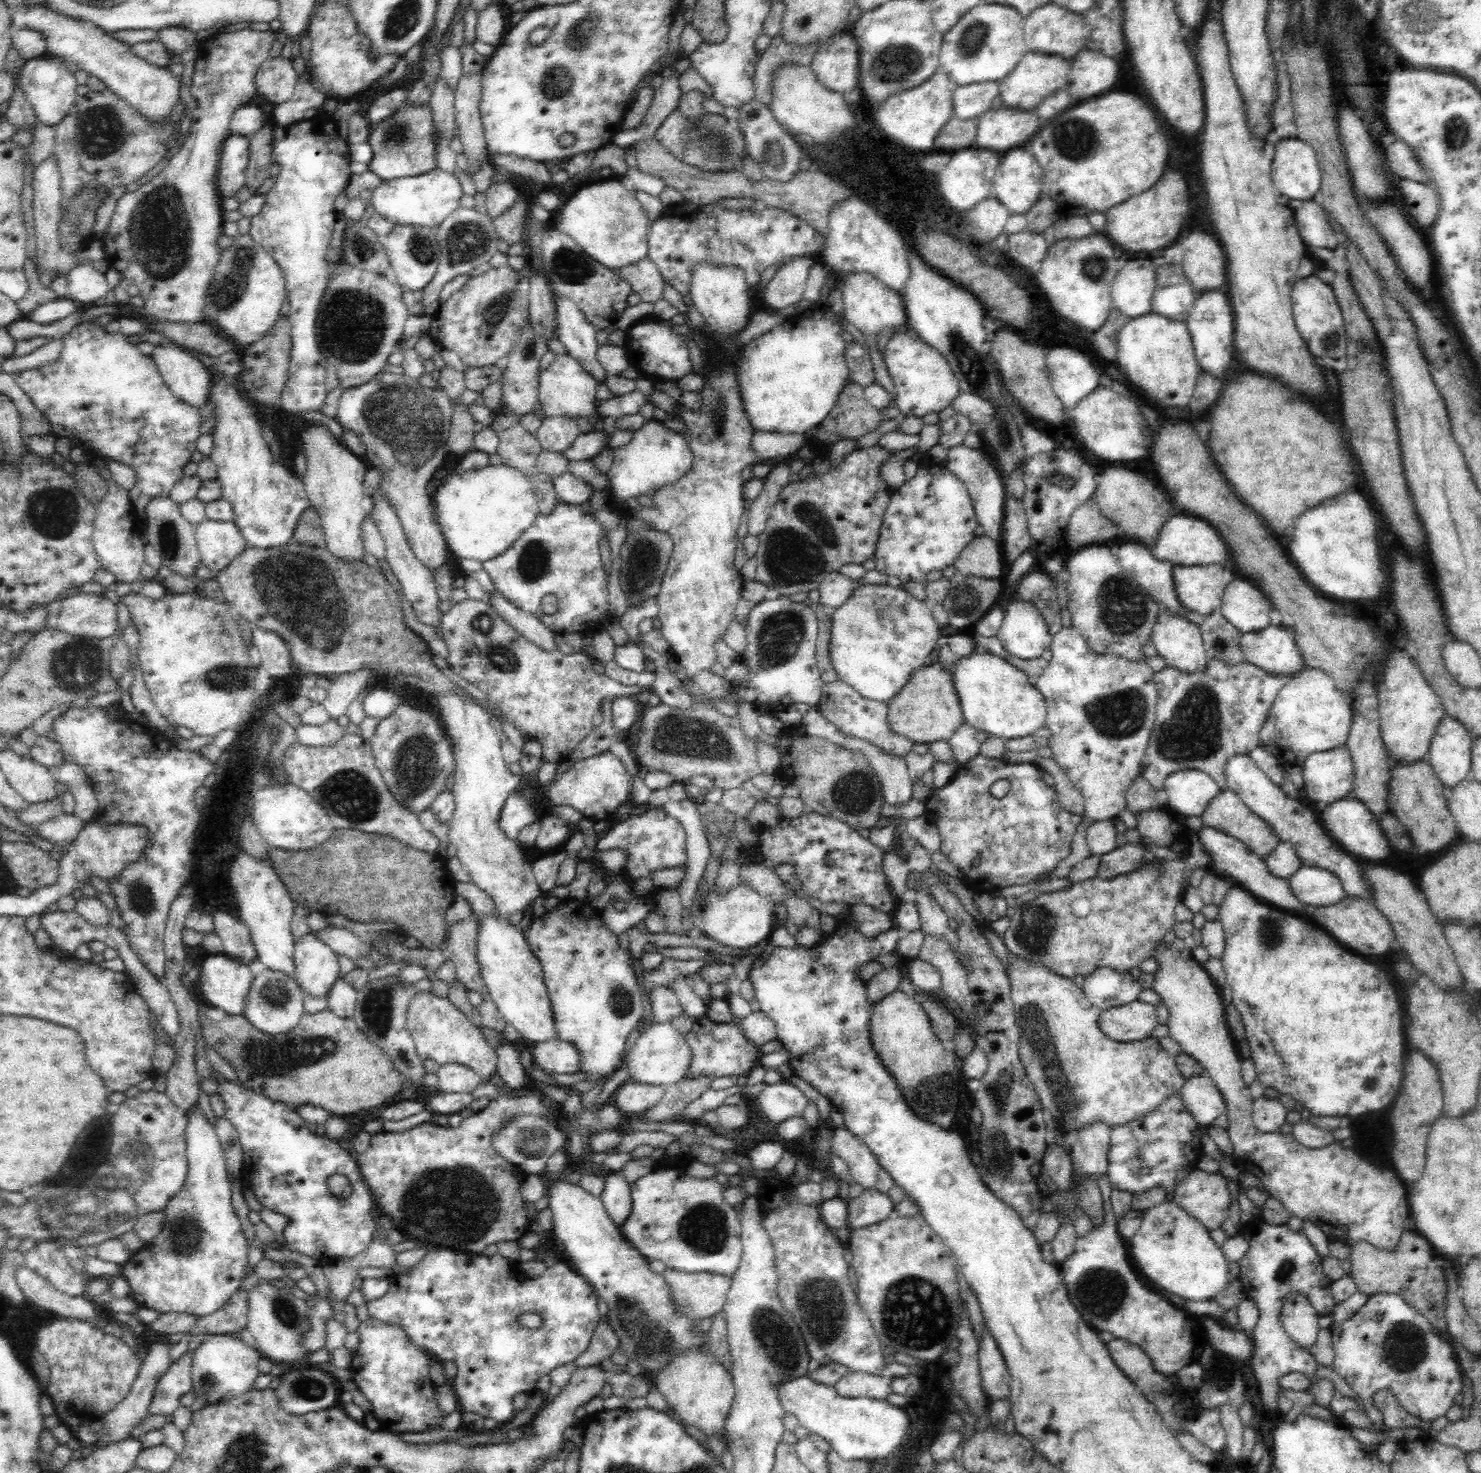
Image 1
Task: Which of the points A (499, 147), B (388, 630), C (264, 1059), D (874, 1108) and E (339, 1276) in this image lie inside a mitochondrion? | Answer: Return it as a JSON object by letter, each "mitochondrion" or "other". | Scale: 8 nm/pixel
{"A":"other","B":"other","C":"mitochondrion","D":"other","E":"other"}

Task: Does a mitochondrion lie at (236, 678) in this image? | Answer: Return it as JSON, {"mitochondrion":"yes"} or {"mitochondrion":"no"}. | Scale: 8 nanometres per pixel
{"mitochondrion":"yes"}

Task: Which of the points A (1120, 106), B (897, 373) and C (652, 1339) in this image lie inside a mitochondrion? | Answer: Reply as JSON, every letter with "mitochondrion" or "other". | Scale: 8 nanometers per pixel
{"A":"other","B":"other","C":"mitochondrion"}

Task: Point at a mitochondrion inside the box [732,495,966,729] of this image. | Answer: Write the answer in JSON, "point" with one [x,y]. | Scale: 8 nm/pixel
{"point":[779,639]}

